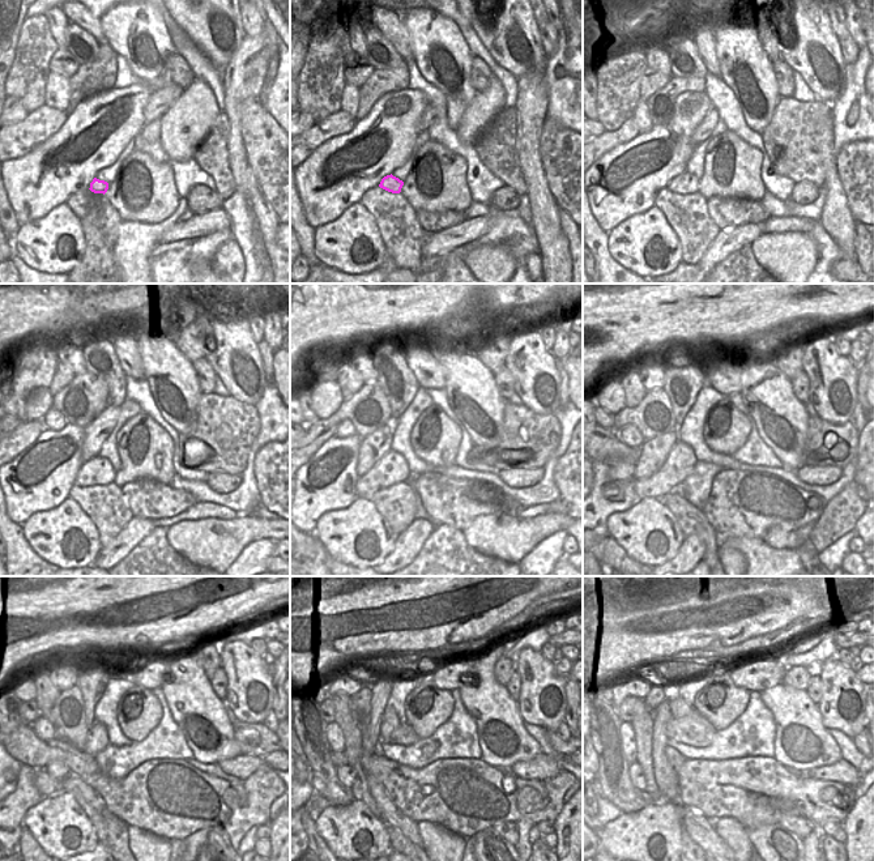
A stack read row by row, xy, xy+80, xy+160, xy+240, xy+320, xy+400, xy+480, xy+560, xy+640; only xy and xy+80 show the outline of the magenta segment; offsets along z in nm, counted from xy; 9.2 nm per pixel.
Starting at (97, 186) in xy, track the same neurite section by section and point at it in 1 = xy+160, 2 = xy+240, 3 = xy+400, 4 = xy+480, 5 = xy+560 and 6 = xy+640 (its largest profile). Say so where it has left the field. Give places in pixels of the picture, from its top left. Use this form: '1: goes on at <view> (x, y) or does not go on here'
1: goes on at xy+160 (683, 183)
2: goes on at xy+240 (98, 471)
3: goes on at xy+400 (681, 460)
4: goes on at xy+480 (97, 740)
5: goes on at xy+560 (391, 723)
6: goes on at xy+640 (678, 707)

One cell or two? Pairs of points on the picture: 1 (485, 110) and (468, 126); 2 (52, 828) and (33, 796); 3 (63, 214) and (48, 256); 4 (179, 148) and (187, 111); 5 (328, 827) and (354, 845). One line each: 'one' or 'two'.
1: one
2: two
3: one
4: one
5: one

